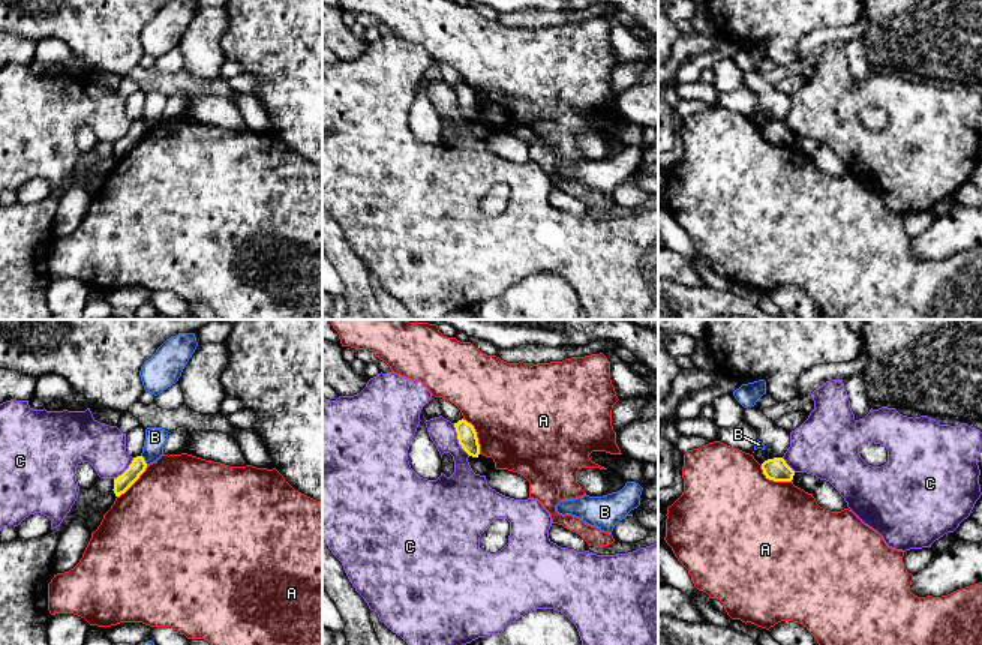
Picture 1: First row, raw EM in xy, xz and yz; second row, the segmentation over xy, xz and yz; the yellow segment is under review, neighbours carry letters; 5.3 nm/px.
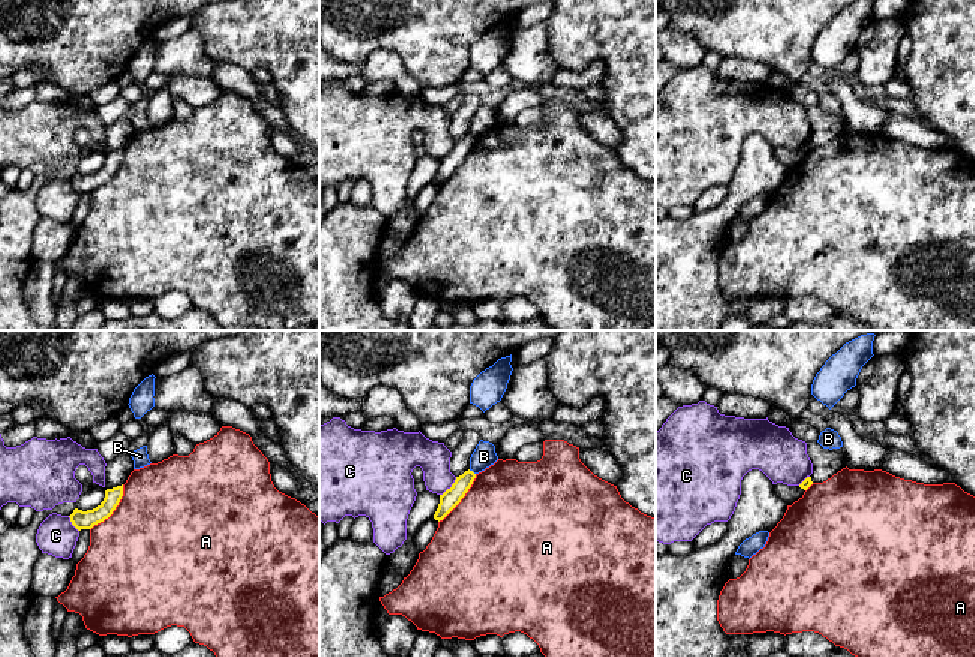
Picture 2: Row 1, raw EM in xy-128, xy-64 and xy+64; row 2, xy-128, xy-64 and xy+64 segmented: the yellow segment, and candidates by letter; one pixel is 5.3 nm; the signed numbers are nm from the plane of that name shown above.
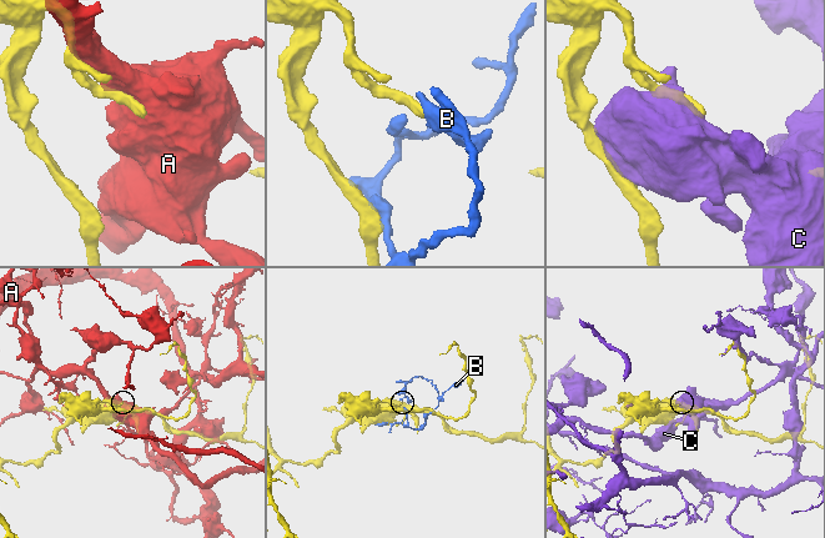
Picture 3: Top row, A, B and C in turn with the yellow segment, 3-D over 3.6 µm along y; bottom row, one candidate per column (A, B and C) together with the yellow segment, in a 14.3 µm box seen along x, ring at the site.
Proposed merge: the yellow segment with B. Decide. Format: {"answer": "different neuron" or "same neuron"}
{"answer": "different neuron"}

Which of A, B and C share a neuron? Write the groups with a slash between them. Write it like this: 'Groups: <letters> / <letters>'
Groups: A / B / C

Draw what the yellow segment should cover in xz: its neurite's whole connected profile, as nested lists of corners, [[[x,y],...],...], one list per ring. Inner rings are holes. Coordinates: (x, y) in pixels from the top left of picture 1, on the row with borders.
[[[459,420],[454,423],[457,440],[462,448],[472,458],[478,458],[480,454],[480,444],[477,438],[477,432],[471,423],[466,420]]]

